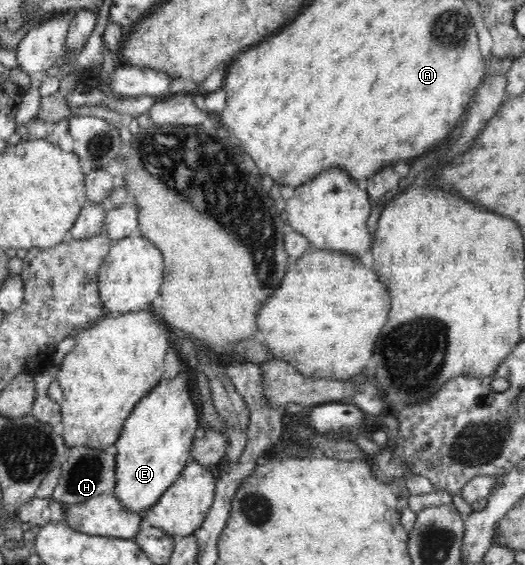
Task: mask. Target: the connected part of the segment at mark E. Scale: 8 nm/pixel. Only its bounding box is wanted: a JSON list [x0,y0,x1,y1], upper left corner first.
[114,372,199,513]

